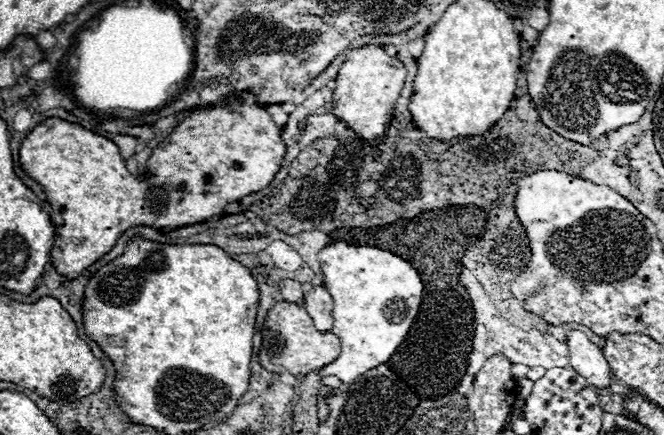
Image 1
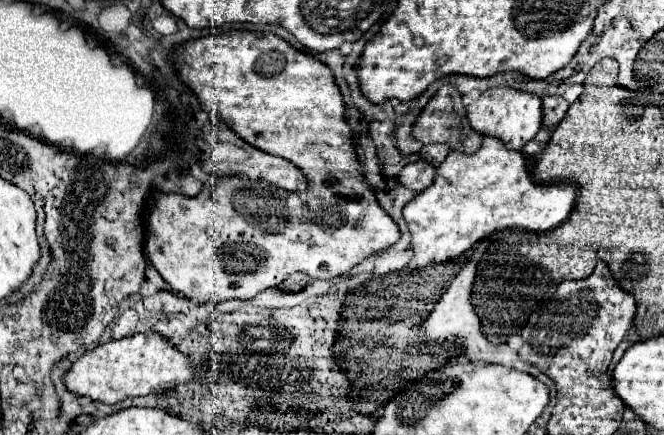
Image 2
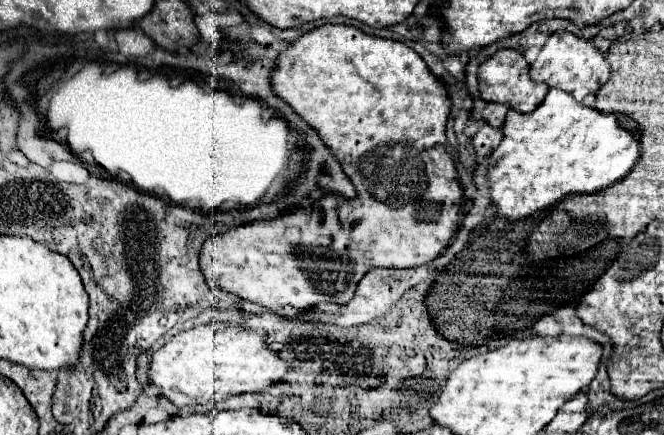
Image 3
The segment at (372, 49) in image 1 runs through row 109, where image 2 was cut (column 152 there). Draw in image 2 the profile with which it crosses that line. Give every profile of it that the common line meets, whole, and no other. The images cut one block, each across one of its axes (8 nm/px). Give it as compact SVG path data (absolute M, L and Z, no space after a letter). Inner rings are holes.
M144 332L120 340L110 340L86 352L68 370L64 382L68 390L78 396L88 396L104 404L118 404L124 398L132 396L170 392L178 384L194 380L194 372L196 368L192 360L186 354L178 352L178 348L172 346L162 334Z

